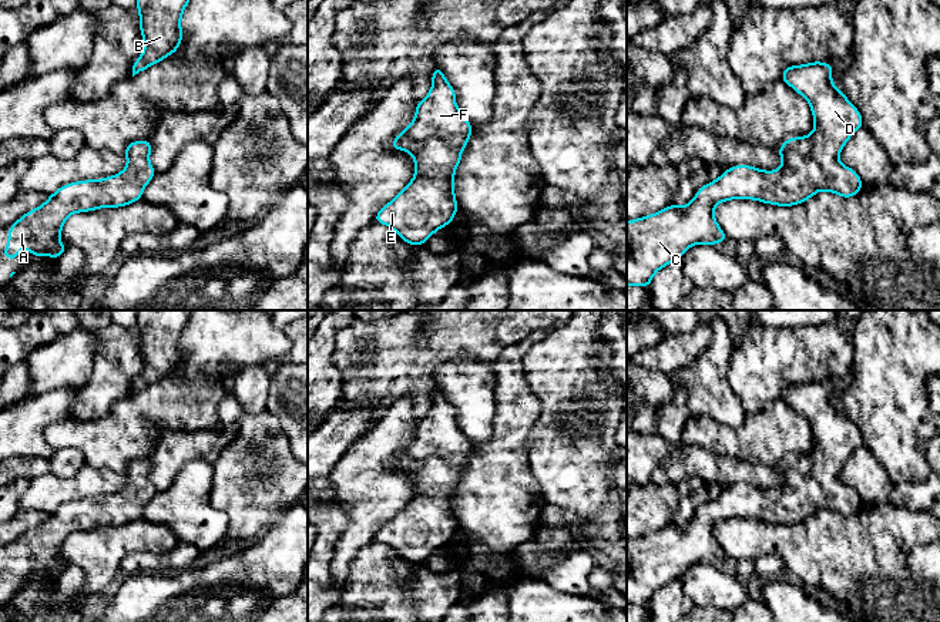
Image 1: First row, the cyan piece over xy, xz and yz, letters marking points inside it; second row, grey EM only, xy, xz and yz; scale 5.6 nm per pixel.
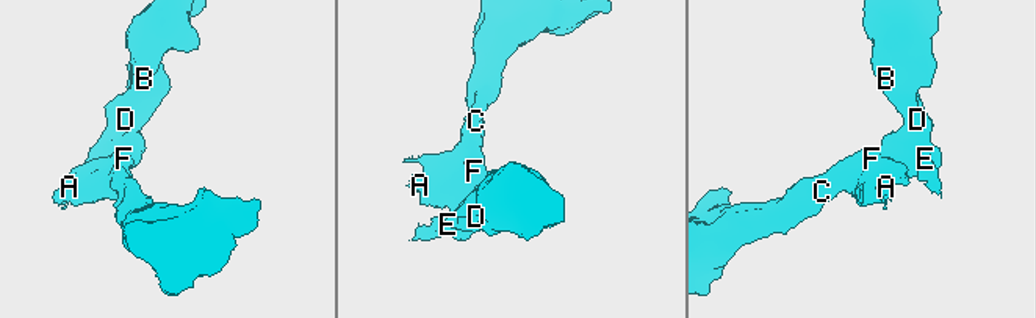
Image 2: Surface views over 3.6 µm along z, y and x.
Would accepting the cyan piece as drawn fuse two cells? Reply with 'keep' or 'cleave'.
keep

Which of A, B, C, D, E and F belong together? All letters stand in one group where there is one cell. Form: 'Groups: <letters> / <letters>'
Groups: A B C D E F

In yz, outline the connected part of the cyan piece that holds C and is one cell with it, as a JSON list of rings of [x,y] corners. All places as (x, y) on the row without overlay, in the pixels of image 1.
[[[820,380],[783,389],[780,399],[808,418],[815,448],[808,455],[788,457],[782,463],[779,488],[735,484],[701,505],[685,525],[669,522],[657,532],[627,541],[627,605],[649,606],[661,586],[679,578],[695,562],[728,559],[714,534],[714,527],[724,520],[745,517],[792,525],[819,510],[843,517],[859,512],[862,498],[839,481],[839,473],[863,446],[862,433],[833,404],[832,391],[832,384]]]

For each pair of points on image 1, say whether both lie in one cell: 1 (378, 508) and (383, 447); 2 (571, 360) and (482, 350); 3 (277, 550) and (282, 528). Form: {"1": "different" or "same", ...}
{"1": "same", "2": "different", "3": "same"}

